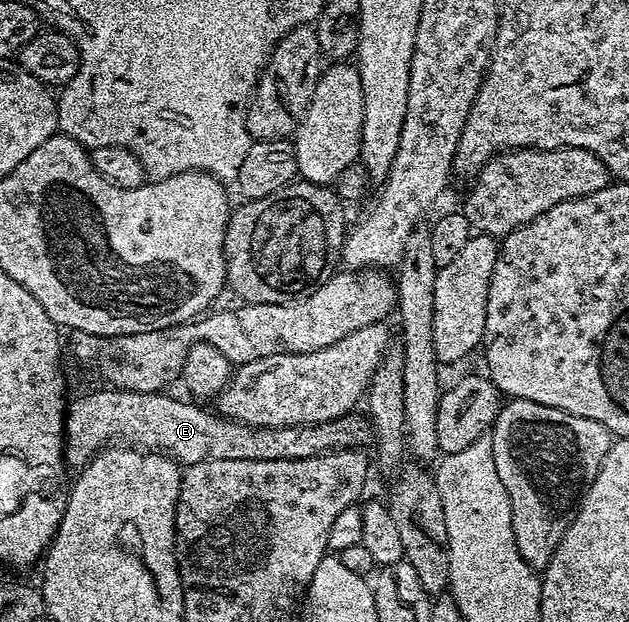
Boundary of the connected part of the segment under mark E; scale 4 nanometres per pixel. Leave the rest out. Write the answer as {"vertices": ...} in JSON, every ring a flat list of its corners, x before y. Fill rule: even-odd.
{"vertices":[[101,386,95,392,86,392,79,400,71,399,66,412,66,431,64,433,64,455,66,463,71,469,81,470,89,464,93,456,97,456,103,448,113,445,115,442,121,442,123,445,147,452,156,452,165,454,178,461,179,465,185,466,195,464,196,462,212,462,213,460,223,460,224,458,244,458,245,460,299,460,300,458,312,458,320,456,324,452,333,452,339,448,358,448,366,440,366,432,368,436,368,420,365,415,351,414,342,416,339,420,329,420,324,424,303,424,302,426,292,426,291,428,253,428,247,424,241,424,238,420,228,420,221,414,215,414,213,411,205,412,203,405,198,402,191,402,189,399,177,400,174,396,166,396,165,391,161,392,133,392,132,390,124,390,123,388,115,388,110,386]]}

